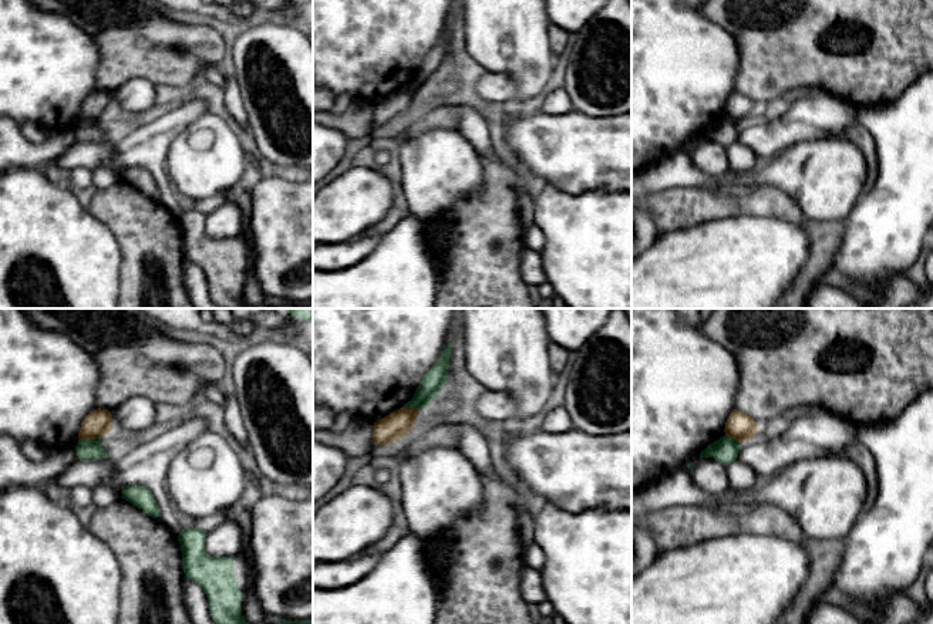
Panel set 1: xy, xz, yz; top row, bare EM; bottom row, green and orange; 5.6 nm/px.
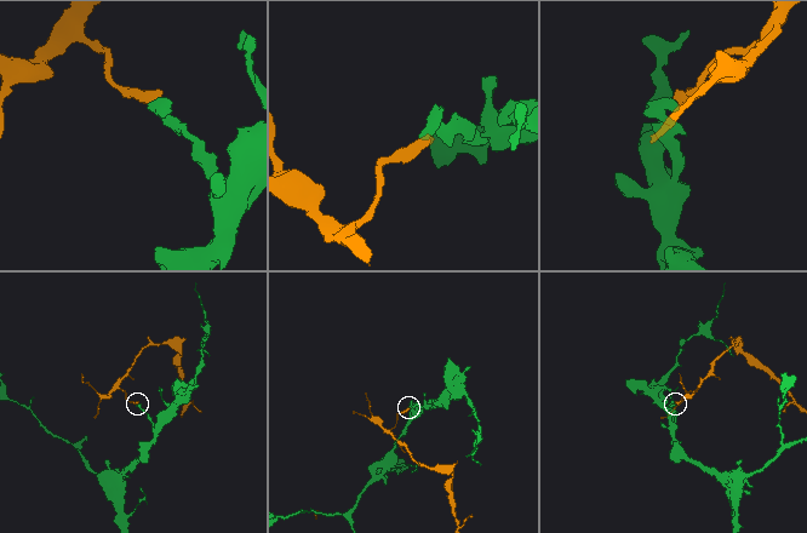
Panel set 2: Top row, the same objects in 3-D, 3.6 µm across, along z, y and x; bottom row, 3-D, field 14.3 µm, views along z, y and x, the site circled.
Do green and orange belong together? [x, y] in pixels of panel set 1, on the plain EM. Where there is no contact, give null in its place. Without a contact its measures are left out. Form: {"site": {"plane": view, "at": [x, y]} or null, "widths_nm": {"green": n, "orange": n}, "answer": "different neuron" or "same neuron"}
{"site": {"plane": "xy", "at": [88, 121]}, "widths_nm": {"green": 130, "orange": 150}, "answer": "different neuron"}

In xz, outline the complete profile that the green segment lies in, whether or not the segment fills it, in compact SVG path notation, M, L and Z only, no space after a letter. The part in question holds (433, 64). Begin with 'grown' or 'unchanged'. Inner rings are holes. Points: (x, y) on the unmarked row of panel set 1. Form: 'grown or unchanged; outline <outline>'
unchanged; outline M449 24L448 28L444 30L438 43L422 58L414 78L402 90L424 91L439 77L448 60L448 48L452 28L454 24Z

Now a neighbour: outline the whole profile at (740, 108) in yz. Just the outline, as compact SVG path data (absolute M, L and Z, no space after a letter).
M734 91L725 104L725 117L738 125L752 121L758 115L759 107L747 95Z

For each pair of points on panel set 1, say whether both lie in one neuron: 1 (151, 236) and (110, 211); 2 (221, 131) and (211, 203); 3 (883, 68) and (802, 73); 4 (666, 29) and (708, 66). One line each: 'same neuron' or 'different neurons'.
1: same neuron
2: different neurons
3: same neuron
4: same neuron

